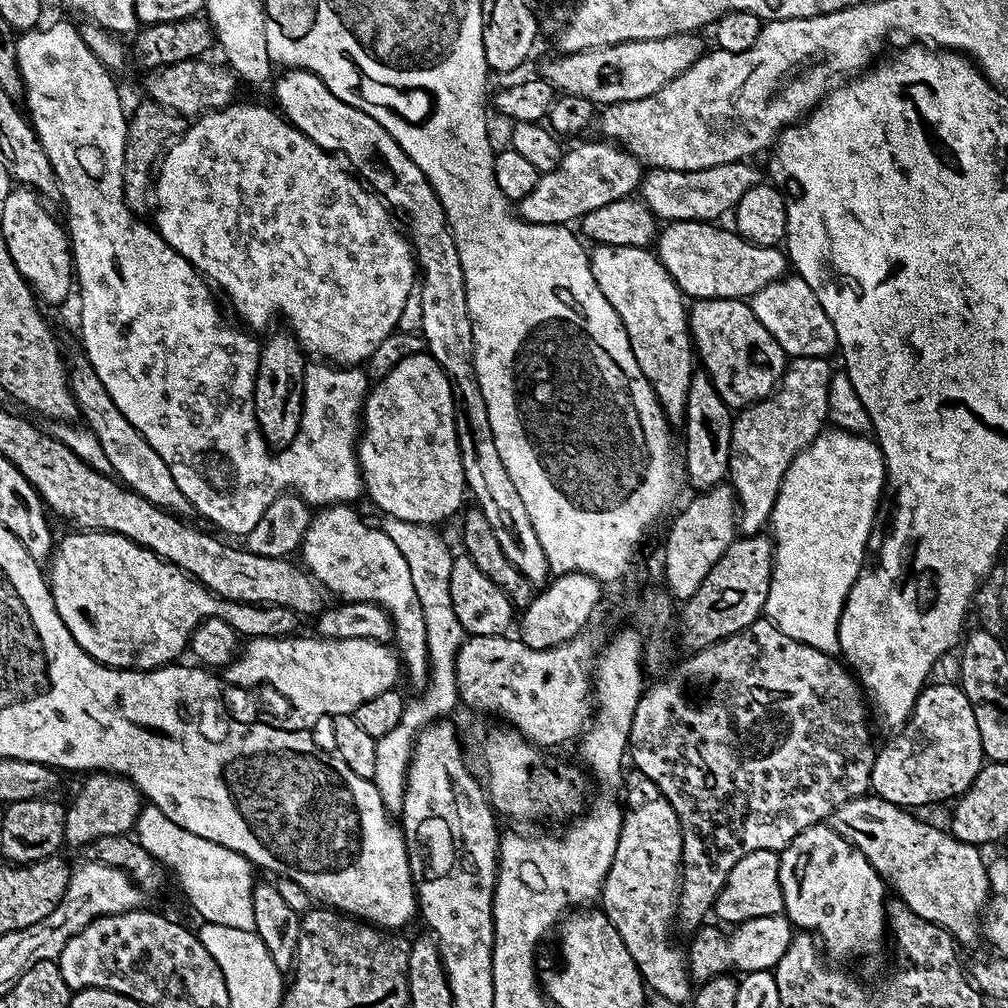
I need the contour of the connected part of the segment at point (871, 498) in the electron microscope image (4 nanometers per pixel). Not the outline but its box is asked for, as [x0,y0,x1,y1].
[764,430,885,654]

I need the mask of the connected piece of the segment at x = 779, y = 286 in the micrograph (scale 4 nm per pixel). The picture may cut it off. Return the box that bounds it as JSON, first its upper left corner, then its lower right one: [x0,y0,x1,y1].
[750,274,837,357]

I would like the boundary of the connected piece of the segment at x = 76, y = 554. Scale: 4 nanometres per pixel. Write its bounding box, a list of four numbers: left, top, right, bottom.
[46,530,297,670]

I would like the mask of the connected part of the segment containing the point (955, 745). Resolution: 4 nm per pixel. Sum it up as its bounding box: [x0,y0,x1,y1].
[871,683,986,810]

